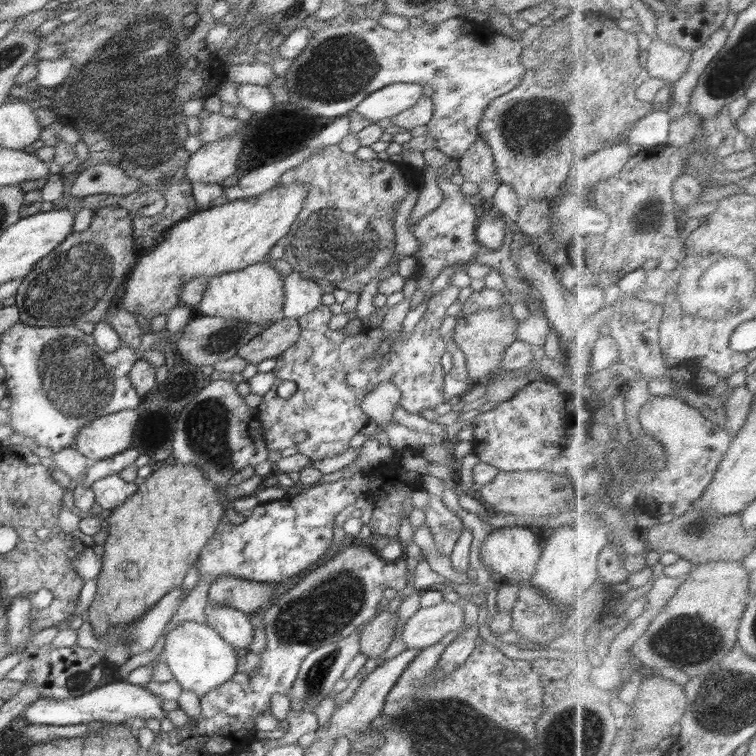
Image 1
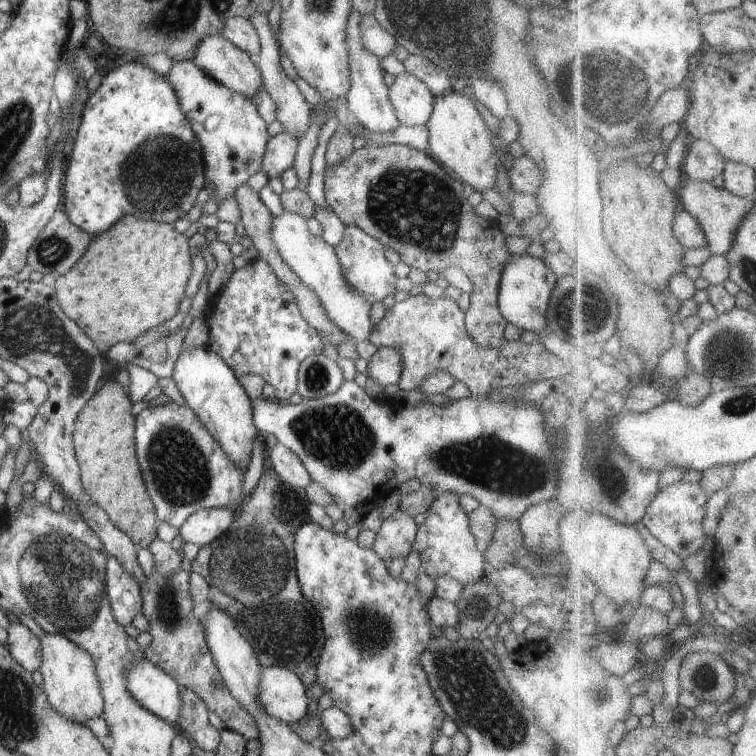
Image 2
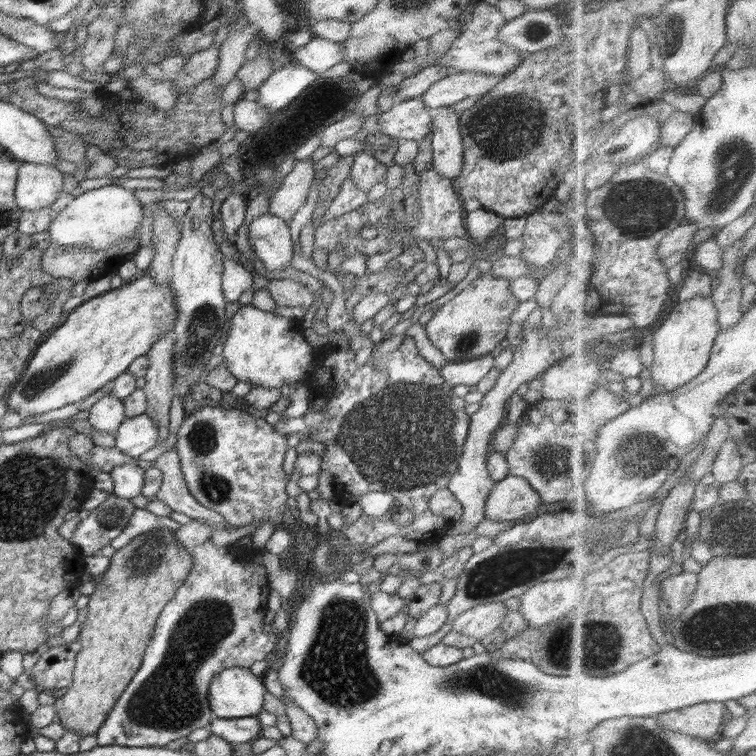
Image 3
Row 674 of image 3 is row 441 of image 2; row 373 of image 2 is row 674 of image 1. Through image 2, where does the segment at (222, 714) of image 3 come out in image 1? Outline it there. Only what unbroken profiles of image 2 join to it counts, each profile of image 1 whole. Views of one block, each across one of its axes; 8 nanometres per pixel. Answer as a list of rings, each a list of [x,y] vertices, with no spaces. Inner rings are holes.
[[[194,621],[180,623],[166,633],[163,644],[160,660],[168,665],[182,690],[192,690],[198,695],[198,698],[202,698],[204,693],[218,688],[218,685],[226,683],[236,674],[235,649],[209,625]]]

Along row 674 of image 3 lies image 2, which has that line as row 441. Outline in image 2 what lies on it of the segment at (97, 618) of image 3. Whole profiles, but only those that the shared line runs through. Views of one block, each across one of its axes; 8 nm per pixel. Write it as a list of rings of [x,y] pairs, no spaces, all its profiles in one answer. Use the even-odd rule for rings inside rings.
[[[116,381],[106,382],[79,412],[73,443],[85,493],[108,515],[118,530],[129,535],[138,548],[148,549],[152,541],[157,539],[159,522],[134,448],[133,404],[125,388],[122,389]]]

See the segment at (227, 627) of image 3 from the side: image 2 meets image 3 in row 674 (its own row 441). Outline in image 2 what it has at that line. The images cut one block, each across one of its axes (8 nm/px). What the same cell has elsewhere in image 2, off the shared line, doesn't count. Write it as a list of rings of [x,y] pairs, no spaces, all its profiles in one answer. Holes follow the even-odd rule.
[[[172,401],[145,408],[135,416],[134,438],[138,464],[146,490],[153,499],[158,522],[168,523],[179,529],[191,514],[199,510],[240,506],[244,498],[242,485],[246,471],[226,456],[188,405],[180,406]]]

